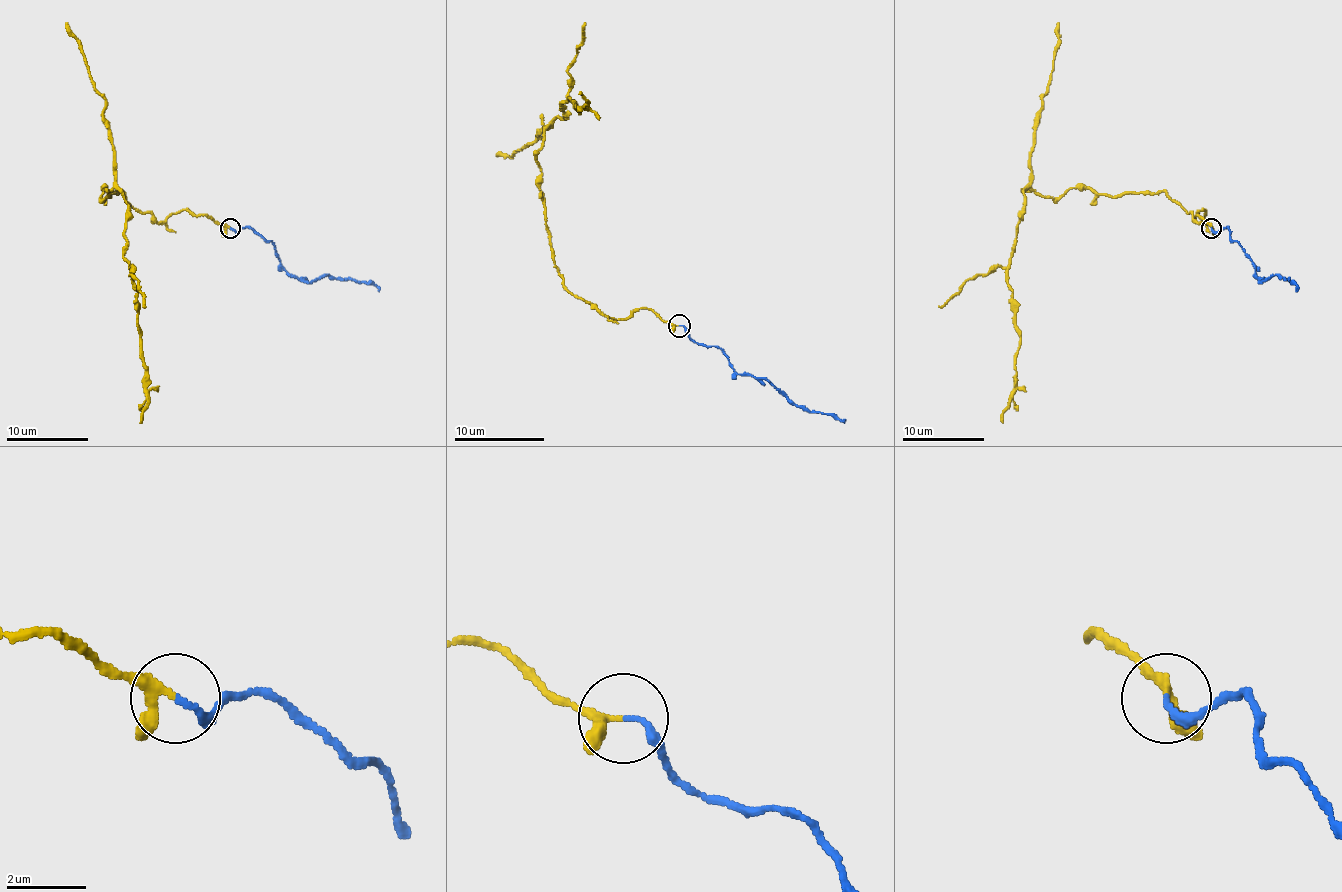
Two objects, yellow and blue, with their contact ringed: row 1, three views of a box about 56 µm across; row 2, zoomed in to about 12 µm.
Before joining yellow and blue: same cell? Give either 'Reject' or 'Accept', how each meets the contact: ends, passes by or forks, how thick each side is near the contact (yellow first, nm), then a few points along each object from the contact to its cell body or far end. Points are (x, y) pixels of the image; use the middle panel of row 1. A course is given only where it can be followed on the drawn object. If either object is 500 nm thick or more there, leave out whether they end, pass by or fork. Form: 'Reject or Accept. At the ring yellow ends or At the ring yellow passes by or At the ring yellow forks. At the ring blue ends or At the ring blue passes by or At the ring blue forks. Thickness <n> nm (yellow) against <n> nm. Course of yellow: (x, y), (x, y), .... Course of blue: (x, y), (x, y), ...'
Accept. At the ring yellow passes by. At the ring blue ends. Thickness 200 nm (yellow) against 150 nm. Course of yellow: (680, 326), (646, 308), (603, 315), (558, 272), (537, 154), (564, 116), (560, 102), (585, 109), (578, 93). Course of blue: (680, 326), (704, 344), (718, 346), (734, 371), (765, 378), (790, 400), (811, 412), (845, 419)

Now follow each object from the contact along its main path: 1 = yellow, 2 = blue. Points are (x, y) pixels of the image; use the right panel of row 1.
1: (1212, 228), (1163, 191), (1026, 189), (1002, 423)
2: (1212, 228), (1220, 232), (1228, 228), (1230, 238), (1252, 262), (1258, 281), (1275, 274), (1289, 278), (1295, 291)

